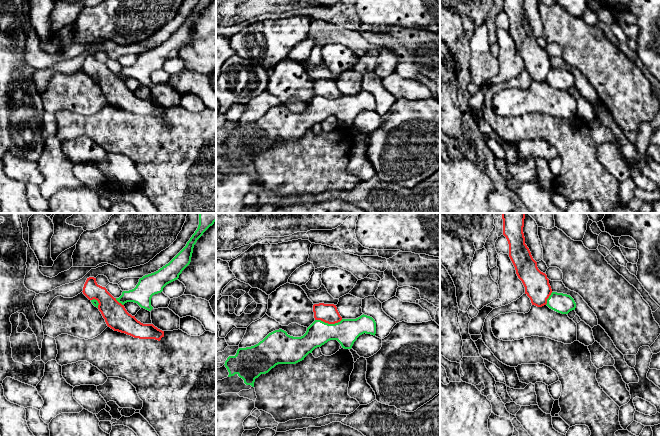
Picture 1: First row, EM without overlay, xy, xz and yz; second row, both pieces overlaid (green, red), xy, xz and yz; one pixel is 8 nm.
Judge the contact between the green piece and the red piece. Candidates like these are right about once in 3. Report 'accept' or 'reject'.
reject

